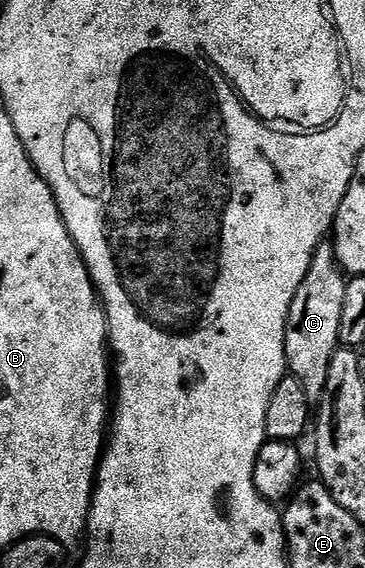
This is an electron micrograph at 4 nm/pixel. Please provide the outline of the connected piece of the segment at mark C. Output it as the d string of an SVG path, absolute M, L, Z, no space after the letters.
M331 242L321 243L298 293L294 293L286 328L287 370L291 378L306 389L310 401L319 401L322 397L326 389L326 373L330 373L330 361L340 347L340 318L347 288L348 279L336 259L336 248Z

